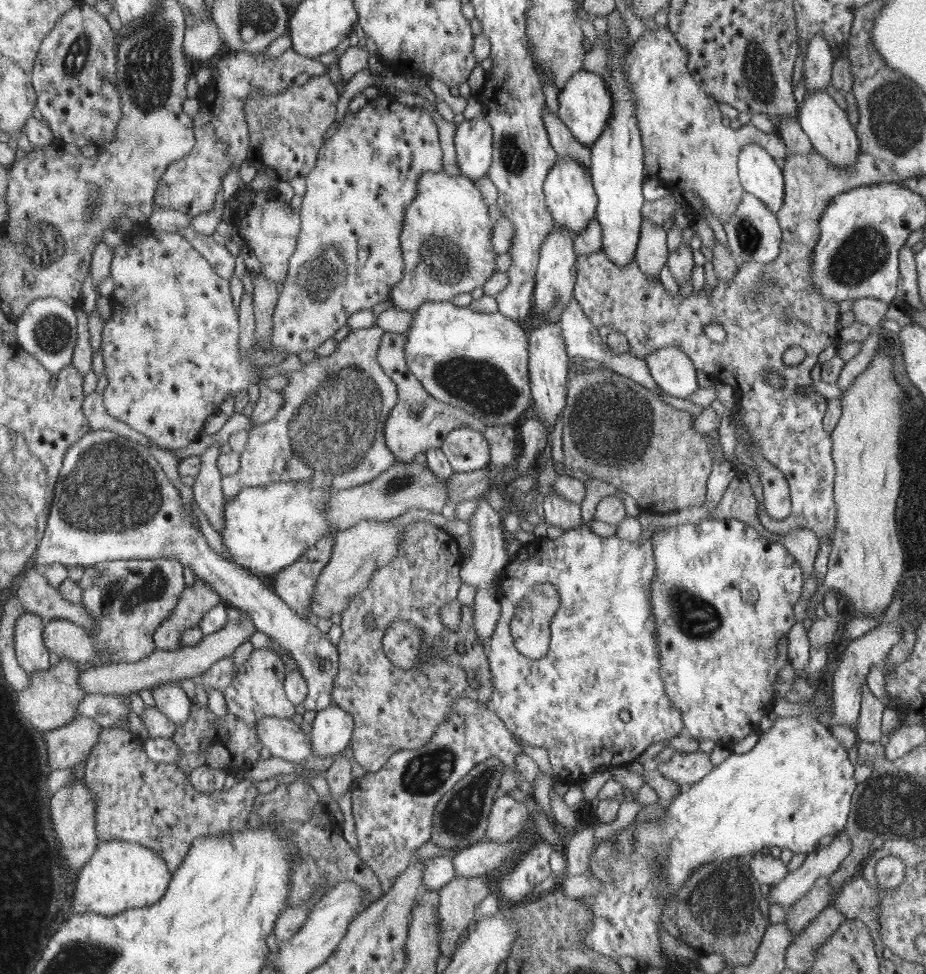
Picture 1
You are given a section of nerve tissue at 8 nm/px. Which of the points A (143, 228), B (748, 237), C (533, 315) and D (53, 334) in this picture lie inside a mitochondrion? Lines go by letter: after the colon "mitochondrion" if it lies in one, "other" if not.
A: other
B: mitochondrion
C: other
D: mitochondrion

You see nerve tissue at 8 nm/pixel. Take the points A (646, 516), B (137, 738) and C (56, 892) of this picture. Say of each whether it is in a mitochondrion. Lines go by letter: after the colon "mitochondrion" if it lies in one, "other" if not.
A: other
B: other
C: other

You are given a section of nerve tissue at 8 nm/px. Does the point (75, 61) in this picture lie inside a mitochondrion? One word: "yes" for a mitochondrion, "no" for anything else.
yes

